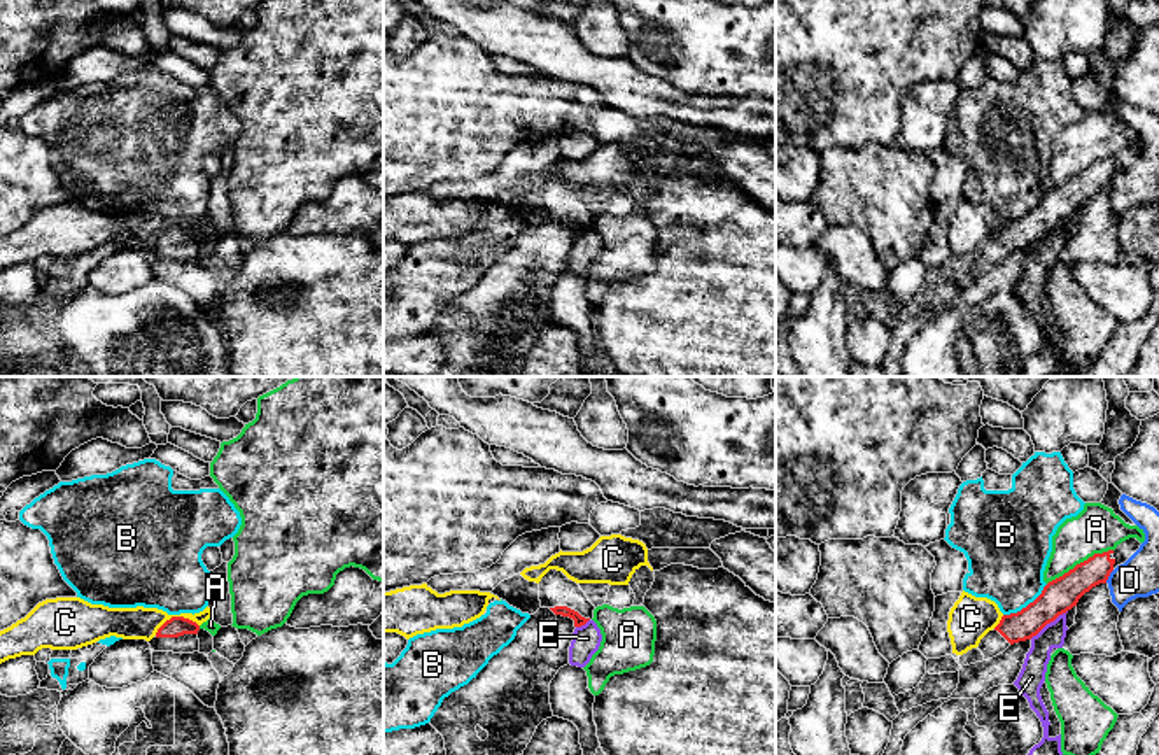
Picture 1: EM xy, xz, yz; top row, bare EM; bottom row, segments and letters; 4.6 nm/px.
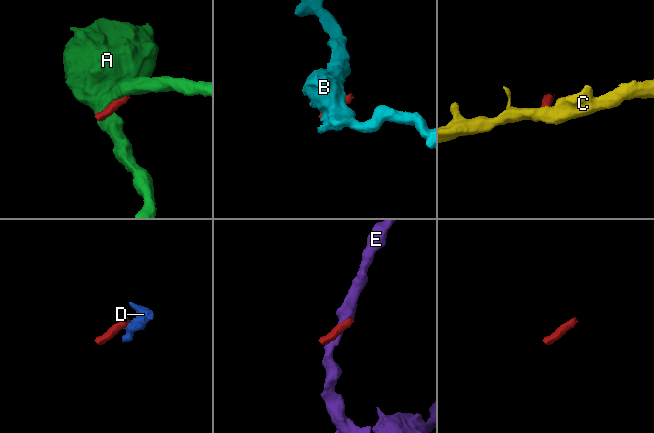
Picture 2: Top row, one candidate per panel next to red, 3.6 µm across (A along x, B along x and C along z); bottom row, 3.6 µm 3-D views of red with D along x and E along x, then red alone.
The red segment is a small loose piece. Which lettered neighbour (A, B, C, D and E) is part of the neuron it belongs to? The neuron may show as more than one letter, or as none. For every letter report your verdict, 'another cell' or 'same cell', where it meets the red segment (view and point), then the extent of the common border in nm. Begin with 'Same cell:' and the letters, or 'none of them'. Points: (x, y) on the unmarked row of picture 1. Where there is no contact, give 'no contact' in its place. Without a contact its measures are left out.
Same cell: none of them
A: another cell; meets red in yz at (1081, 170); contact 340 nm long
B: another cell; meets red in yz at (1028, 212); contact 260 nm long
C: another cell; meets red in xy at (175, 225); contact 220 nm long
D: another cell; meets red in yz at (1109, 183); contact 80 nm long
E: another cell; meets red in yz at (1047, 230); contact 220 nm long

